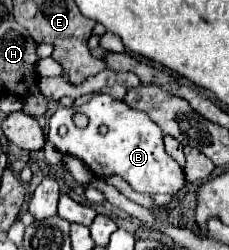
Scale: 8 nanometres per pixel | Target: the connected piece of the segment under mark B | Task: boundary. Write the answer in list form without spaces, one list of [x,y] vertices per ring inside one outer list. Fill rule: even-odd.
[[[96,94],[90,102],[82,104],[78,112],[88,116],[88,126],[78,128],[70,116],[74,114],[72,108],[60,108],[52,114],[48,122],[48,140],[62,152],[72,154],[82,160],[94,176],[122,176],[136,192],[148,194],[176,194],[184,184],[184,174],[176,160],[172,160],[162,142],[162,130],[140,110],[128,108],[124,102],[110,98],[108,94]],[[106,124],[106,132],[102,134],[100,128]]]

